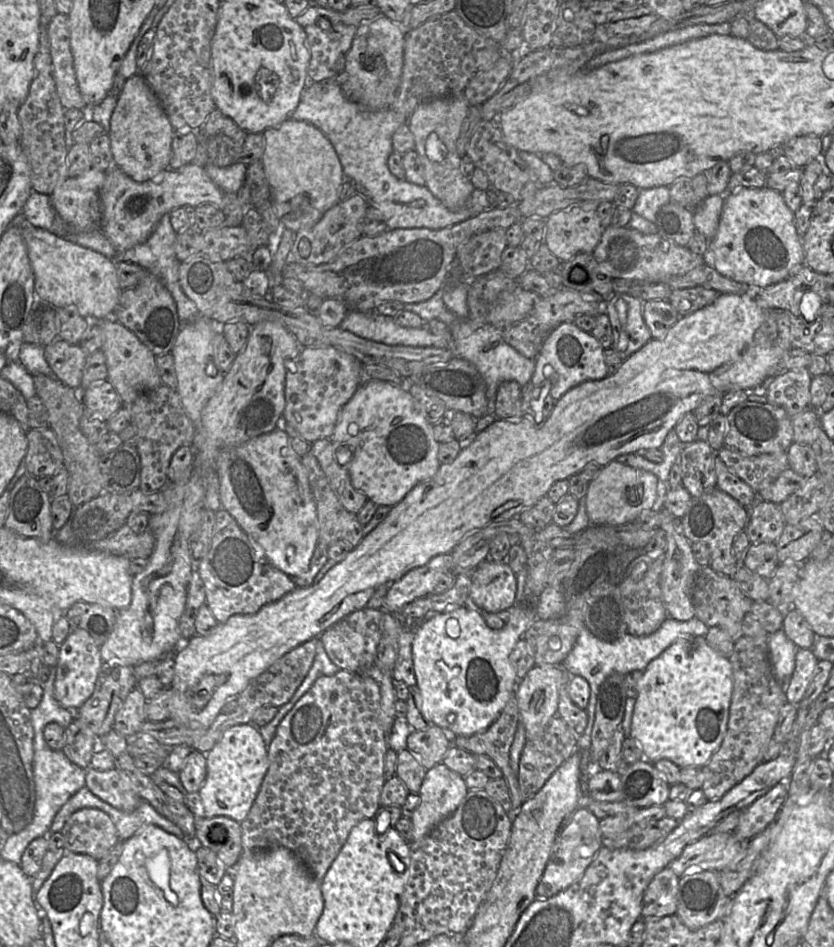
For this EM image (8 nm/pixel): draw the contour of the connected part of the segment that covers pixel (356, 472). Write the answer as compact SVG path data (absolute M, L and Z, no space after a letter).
M372 380L367 383L361 384L351 399L342 407L339 419L335 425L334 431L330 437L333 442L351 445L355 449L353 459L350 463L349 474L353 487L362 492L370 501L374 502L377 506L395 506L401 502L405 496L419 483L431 479L437 473L440 462L438 459L439 442L437 442L433 435L433 425L425 418L419 403L409 393L405 386L397 386L390 382Z

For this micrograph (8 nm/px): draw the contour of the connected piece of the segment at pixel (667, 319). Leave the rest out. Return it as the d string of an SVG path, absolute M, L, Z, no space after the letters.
M668 300L643 302L643 318L650 330L652 339L662 339L680 318Z

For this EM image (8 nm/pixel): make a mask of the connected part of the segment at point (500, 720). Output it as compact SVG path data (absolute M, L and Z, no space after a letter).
M513 693L499 717L484 732L453 738L455 746L473 754L486 755L497 764L507 782L514 812L523 804L518 776L510 765L510 749L519 721L518 702L516 694Z

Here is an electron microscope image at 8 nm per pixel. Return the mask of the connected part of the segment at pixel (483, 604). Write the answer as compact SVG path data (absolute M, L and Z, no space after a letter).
M489 558L472 571L470 601L481 611L498 613L516 604L517 577L506 561L496 562Z

